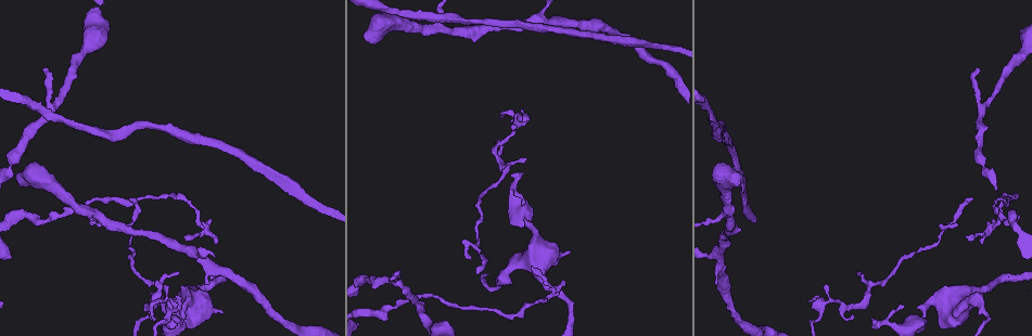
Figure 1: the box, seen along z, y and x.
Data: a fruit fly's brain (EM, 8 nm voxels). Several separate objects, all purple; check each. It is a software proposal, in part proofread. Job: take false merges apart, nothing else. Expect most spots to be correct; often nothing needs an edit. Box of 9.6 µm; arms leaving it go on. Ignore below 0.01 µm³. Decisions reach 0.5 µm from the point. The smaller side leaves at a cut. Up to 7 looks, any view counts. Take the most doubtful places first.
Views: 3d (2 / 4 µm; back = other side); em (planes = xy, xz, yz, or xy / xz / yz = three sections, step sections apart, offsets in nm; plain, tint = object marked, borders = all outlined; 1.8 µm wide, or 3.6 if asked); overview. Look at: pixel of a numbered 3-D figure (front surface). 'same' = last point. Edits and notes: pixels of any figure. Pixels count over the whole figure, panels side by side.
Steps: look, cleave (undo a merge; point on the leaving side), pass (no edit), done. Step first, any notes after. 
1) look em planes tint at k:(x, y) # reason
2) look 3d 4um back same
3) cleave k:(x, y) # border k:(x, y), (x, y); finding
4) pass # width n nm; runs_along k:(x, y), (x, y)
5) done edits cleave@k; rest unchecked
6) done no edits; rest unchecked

look em planes tint at 1:(51, 106)

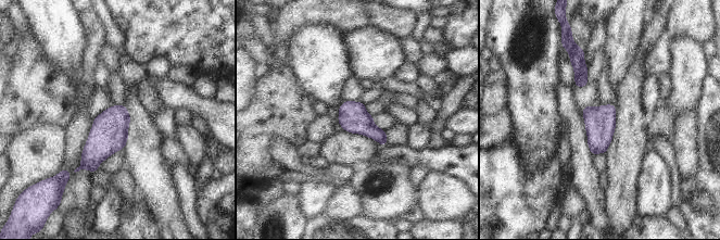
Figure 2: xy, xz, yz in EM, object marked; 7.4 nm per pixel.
pass # all the same cell

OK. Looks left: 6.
look em yz step 16 tint at 1:(554, 289) # sharp bend

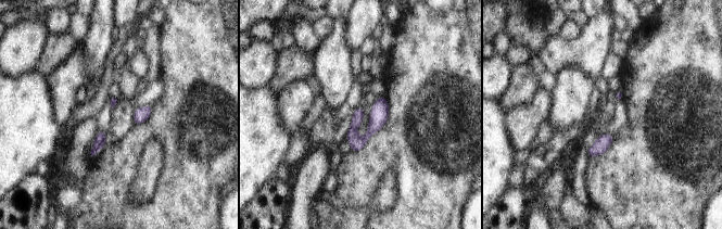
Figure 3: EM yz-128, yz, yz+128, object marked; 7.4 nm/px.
look em planes tint same

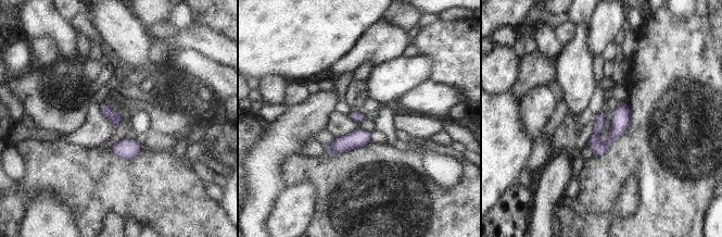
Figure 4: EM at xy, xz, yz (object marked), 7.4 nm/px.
pass # runs_along 4:(624, 104), (619, 128), (595, 153); continuous, no second cell

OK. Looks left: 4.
look 3d 4um at 1:(146, 307) # sharp bend

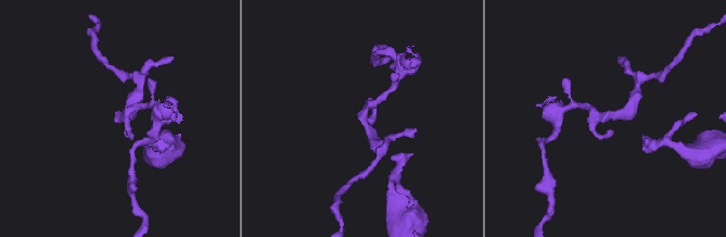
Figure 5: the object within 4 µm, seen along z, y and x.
look em planes tint at 5:(121, 117)

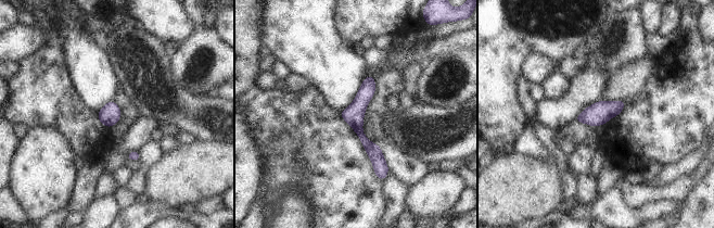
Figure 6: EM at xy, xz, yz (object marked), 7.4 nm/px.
pass # runs_along 6:(369, 78), (357, 127), (381, 175); all the same cell

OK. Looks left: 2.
done no edits; rest unchecked

